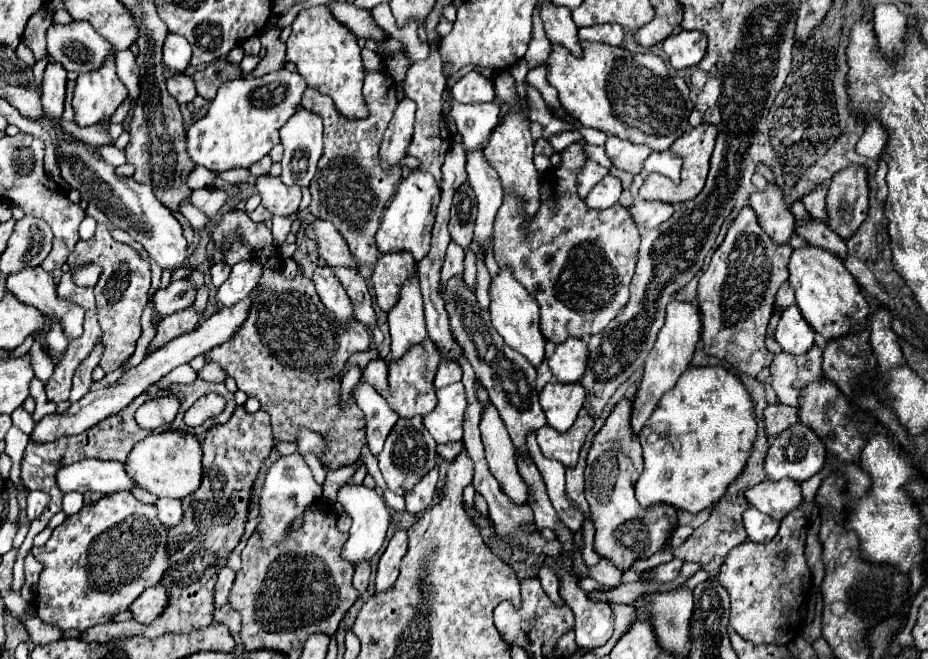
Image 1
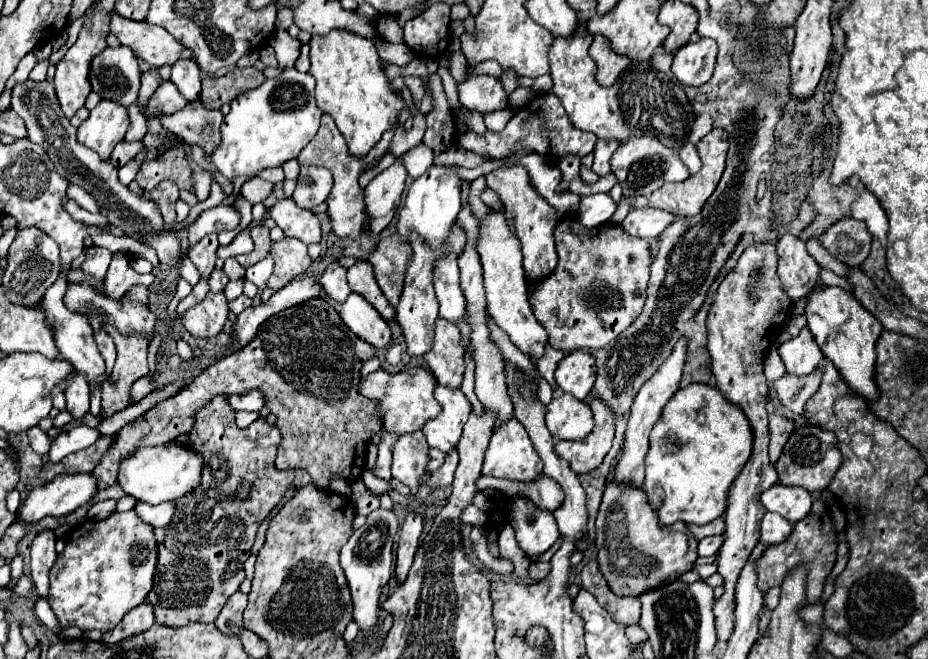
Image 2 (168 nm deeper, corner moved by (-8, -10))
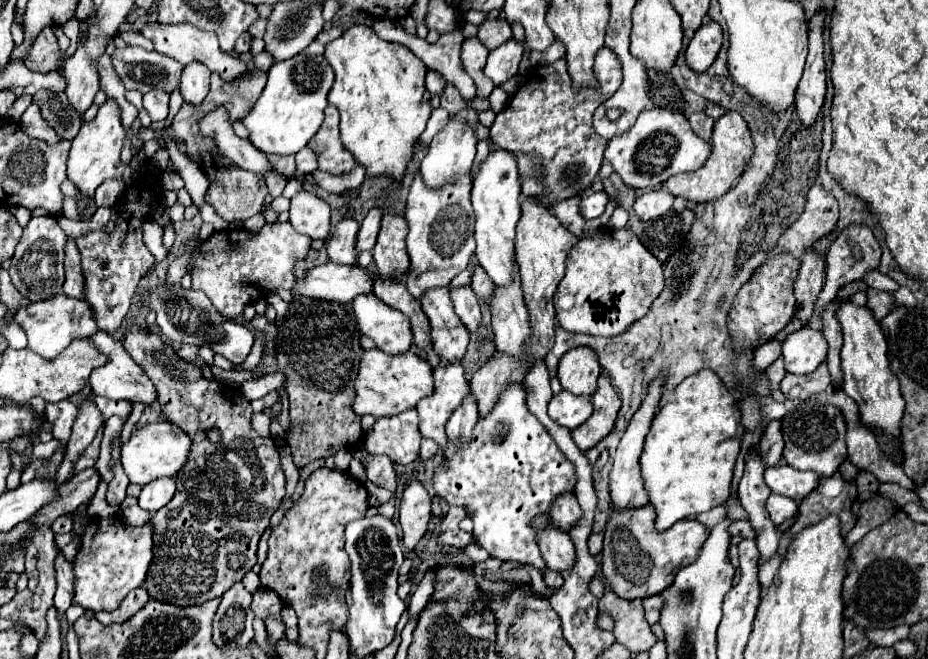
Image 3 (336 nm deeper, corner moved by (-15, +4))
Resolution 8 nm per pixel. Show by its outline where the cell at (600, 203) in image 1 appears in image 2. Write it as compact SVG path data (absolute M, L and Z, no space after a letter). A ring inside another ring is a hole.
M592 194L592 196L584 196L580 200L580 208L578 208L578 216L580 222L586 228L596 228L604 222L608 222L616 212L616 204L612 200L610 194Z

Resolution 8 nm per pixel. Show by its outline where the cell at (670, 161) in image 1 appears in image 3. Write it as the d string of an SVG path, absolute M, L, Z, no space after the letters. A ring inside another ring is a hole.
M705 112L701 114L691 114L689 116L689 122L691 122L691 128L695 130L695 134L699 134L701 138L711 138L711 132L713 132L713 124L715 120L711 116L707 116Z

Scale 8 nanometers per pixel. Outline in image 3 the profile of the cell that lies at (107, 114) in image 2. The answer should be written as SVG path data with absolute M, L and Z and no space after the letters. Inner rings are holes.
M107 100L103 106L99 106L99 112L95 116L95 120L85 122L79 130L79 134L73 138L71 142L71 150L69 150L69 160L67 160L67 178L75 184L75 188L79 190L81 196L85 196L89 202L81 214L81 220L91 220L91 216L95 214L97 206L95 206L95 190L101 182L105 182L107 178L123 178L125 184L129 184L131 180L135 180L135 170L131 170L129 166L121 164L119 152L123 146L123 138L125 138L125 130L121 126L121 116L119 116L119 108L113 100Z

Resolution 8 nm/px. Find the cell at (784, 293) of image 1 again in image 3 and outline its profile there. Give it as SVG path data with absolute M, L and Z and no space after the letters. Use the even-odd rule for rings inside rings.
M811 250L811 254L803 256L803 262L799 268L801 270L795 280L795 298L797 298L795 316L805 326L809 326L815 314L817 296L825 286L825 260Z

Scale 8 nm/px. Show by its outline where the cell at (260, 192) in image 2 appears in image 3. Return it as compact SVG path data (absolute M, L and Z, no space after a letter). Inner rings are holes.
M273 172L273 176L271 176L271 174L265 176L265 182L267 182L267 188L269 188L269 194L271 194L273 198L277 198L277 196L281 196L281 192L283 192L283 188L285 188L287 178L283 178L281 174L275 174L275 172Z

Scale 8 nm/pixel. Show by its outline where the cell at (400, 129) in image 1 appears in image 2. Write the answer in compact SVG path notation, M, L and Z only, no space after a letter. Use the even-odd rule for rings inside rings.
M398 156L392 166L372 178L366 186L366 212L370 216L370 230L374 234L380 234L380 230L384 230L394 218L402 200L406 176L408 172L404 168L402 156Z

